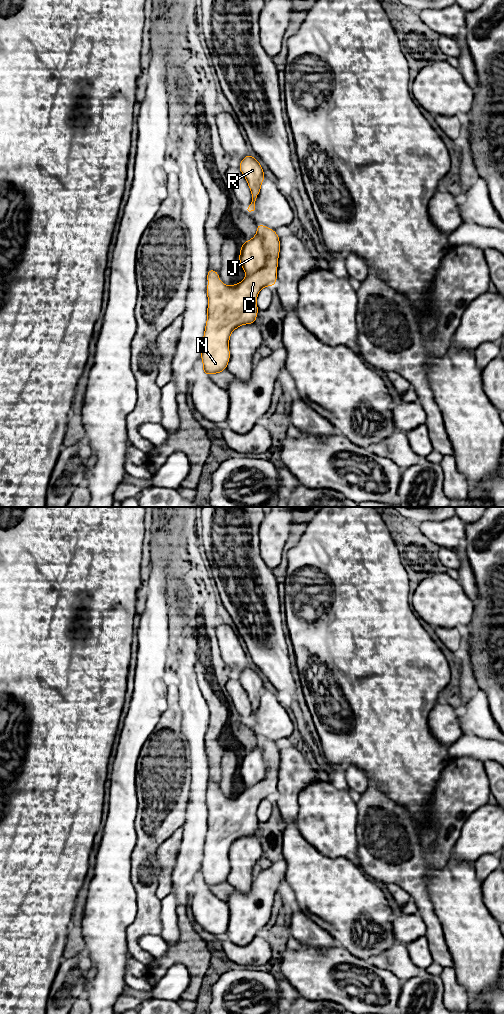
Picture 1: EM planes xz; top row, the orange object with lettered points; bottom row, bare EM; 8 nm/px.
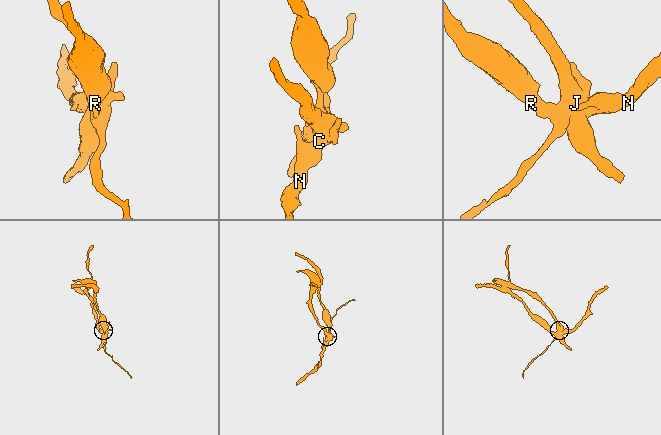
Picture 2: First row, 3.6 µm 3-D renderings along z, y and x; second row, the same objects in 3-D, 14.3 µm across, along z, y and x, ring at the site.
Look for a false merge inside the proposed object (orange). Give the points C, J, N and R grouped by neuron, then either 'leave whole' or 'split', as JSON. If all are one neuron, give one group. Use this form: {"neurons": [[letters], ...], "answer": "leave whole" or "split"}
{"neurons": [["C", "N", "R"], ["J"]], "answer": "split"}

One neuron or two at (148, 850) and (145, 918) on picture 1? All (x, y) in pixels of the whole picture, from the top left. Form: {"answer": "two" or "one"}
{"answer": "one"}

